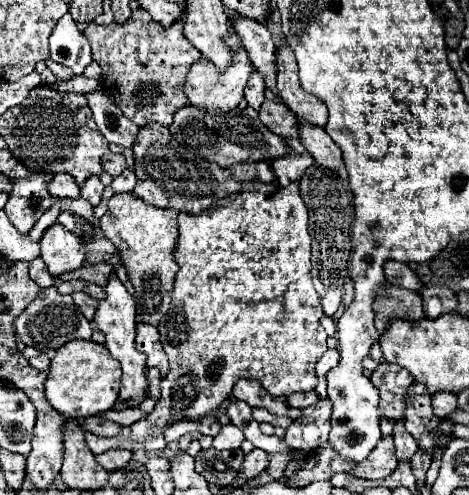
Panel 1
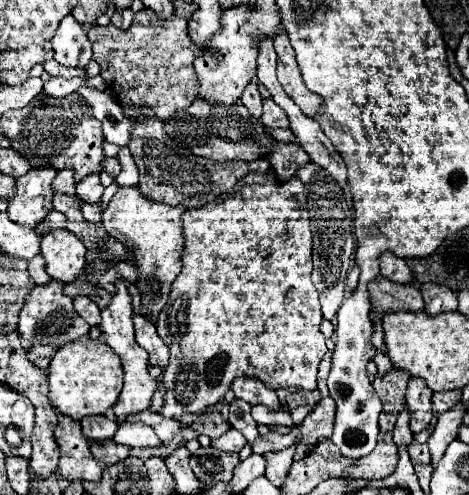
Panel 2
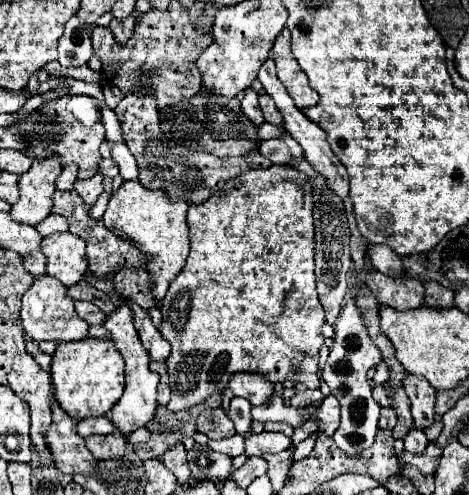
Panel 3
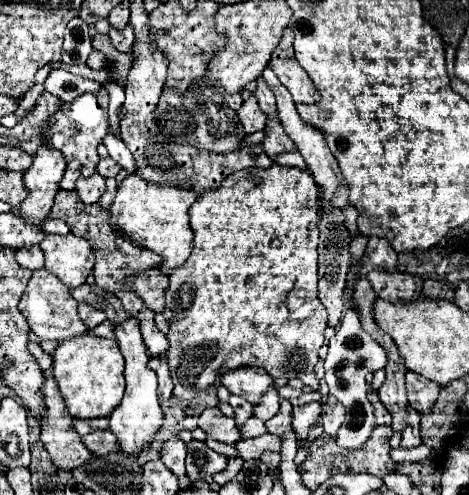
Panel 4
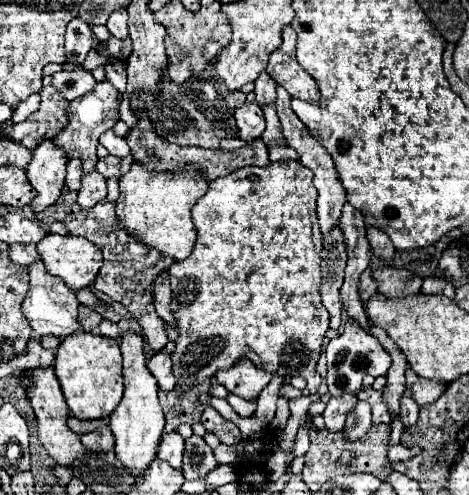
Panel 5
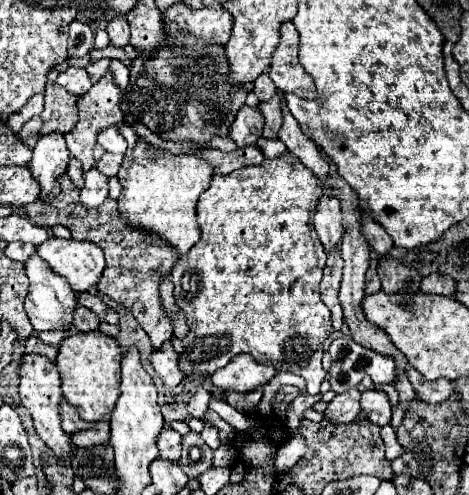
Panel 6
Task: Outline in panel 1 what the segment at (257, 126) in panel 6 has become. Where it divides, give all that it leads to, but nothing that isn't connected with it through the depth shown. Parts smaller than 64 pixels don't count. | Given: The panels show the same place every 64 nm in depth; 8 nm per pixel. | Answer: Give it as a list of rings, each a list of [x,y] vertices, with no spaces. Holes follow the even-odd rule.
[[[254,70],[246,88],[244,88],[244,100],[248,102],[248,106],[252,106],[256,112],[260,110],[262,102],[264,102],[264,80],[260,80],[260,74]]]

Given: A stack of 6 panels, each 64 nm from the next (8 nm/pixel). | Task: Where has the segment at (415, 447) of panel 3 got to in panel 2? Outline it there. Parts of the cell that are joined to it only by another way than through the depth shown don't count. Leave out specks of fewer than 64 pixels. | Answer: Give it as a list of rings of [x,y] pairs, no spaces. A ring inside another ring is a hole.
[[[429,428],[414,434],[414,440],[412,440],[412,446],[408,448],[408,454],[412,460],[418,460],[418,462],[430,462],[430,452],[428,452],[428,436],[430,436]]]

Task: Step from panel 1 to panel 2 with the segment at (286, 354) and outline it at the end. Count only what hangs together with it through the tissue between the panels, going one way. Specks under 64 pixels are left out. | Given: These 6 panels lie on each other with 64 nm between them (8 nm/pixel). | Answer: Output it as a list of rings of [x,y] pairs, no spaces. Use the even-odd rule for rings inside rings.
[[[270,170],[264,176],[258,174],[248,174],[238,184],[234,186],[232,193],[224,195],[223,199],[217,199],[202,208],[190,208],[184,212],[182,222],[184,222],[184,256],[182,256],[182,272],[178,278],[172,282],[170,298],[168,304],[162,308],[158,314],[158,334],[160,338],[170,346],[170,362],[164,370],[164,386],[166,386],[166,404],[162,414],[168,418],[180,418],[182,414],[206,410],[208,406],[214,406],[224,394],[228,392],[232,380],[236,376],[252,376],[260,378],[268,388],[278,390],[278,388],[304,388],[304,390],[314,390],[316,388],[316,374],[318,374],[318,364],[326,352],[324,344],[324,334],[320,332],[320,322],[322,322],[322,312],[320,312],[320,302],[318,302],[318,292],[310,280],[312,272],[312,232],[310,232],[310,216],[308,216],[308,202],[306,202],[306,188],[300,182],[298,176],[292,176],[288,180],[280,180],[274,170]],[[144,422],[120,424],[114,440],[120,444],[126,444],[130,448],[144,448],[144,446],[158,446],[160,444],[160,438]]]

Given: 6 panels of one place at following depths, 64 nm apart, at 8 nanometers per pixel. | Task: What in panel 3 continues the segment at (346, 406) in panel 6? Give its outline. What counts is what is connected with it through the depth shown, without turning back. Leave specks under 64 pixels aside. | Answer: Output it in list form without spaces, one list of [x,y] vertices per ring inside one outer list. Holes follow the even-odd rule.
[[[330,394],[322,400],[322,404],[316,410],[316,418],[320,418],[320,432],[326,436],[332,436],[340,424],[340,404],[338,400]]]

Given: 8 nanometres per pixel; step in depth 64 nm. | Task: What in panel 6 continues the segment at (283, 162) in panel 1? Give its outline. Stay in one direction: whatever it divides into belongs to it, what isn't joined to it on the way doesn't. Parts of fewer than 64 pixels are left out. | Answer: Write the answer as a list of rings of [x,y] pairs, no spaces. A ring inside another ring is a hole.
[[[276,94],[274,98],[258,104],[258,110],[264,116],[264,138],[270,138],[270,140],[274,138],[276,140],[276,132],[282,126],[282,108],[280,108],[280,102],[282,102],[282,96]]]

